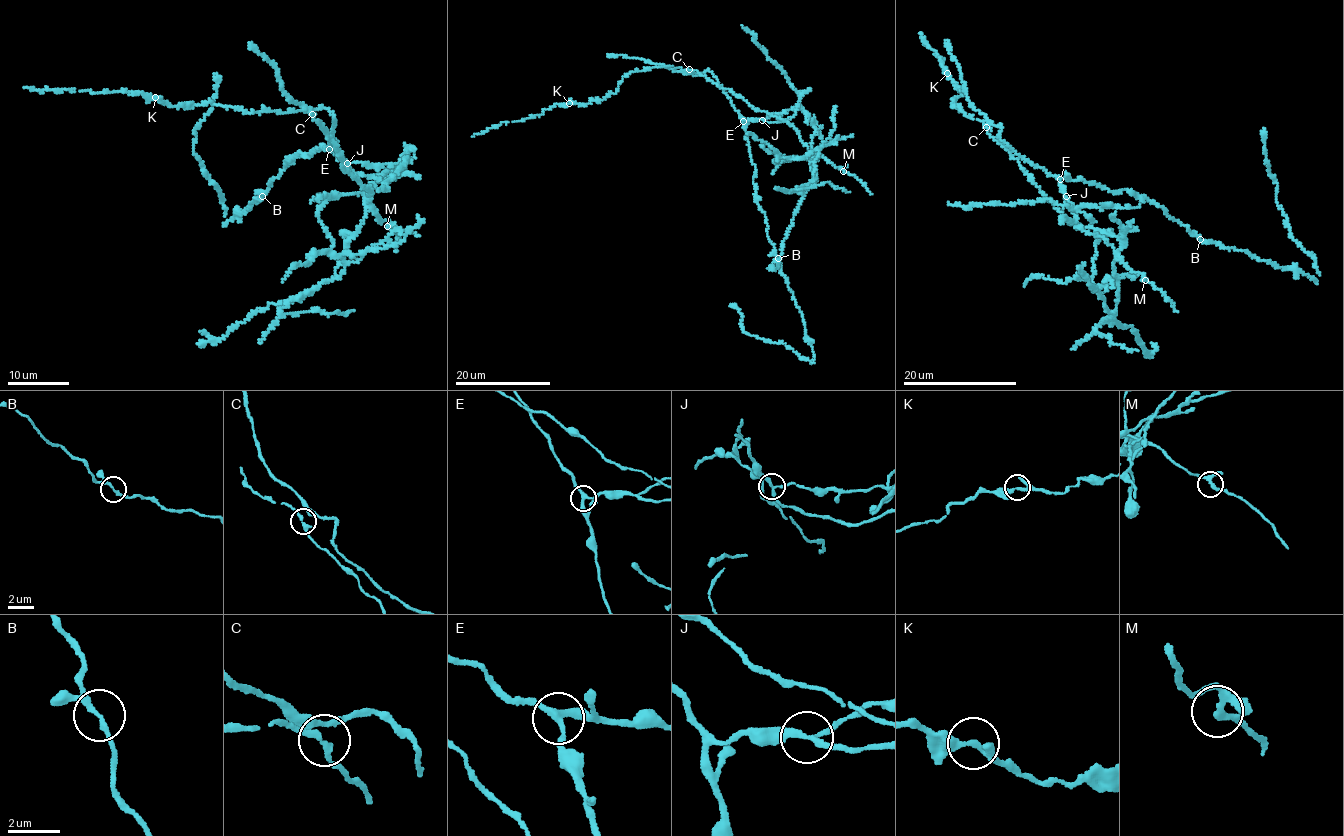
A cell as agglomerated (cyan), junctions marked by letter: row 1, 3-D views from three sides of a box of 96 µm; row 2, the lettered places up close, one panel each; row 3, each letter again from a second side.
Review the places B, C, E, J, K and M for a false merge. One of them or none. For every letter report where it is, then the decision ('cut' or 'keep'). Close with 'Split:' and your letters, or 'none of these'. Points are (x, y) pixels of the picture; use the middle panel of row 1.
B: at (778, 258); keep
C: at (689, 69); keep
E: at (743, 121); keep
J: at (762, 120); cut
K: at (569, 103); keep
M: at (843, 171); keep
Split: J

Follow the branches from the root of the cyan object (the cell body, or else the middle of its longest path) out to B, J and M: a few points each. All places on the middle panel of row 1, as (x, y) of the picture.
B: (733, 106), (746, 130), (755, 169), (757, 202), (767, 221), (766, 235), (778, 257)
J: (733, 106), (746, 121), (761, 120)
M: (733, 106), (710, 72), (693, 75), (686, 69), (732, 91), (751, 106), (788, 122), (809, 151), (843, 171)

